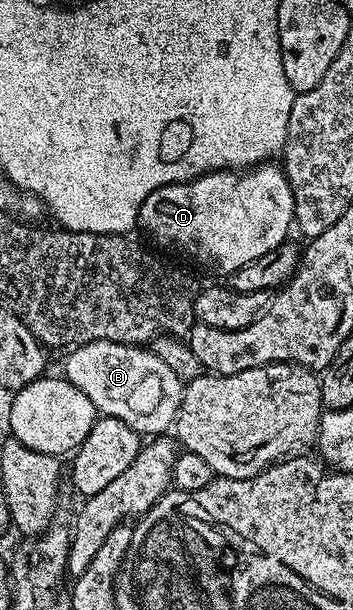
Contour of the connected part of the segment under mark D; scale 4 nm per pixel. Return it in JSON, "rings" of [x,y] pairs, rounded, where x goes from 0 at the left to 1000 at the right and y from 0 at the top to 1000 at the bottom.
{"rings":[[[739,267],[708,277],[623,277],[612,284],[578,284],[544,297],[448,307],[408,328],[397,341],[394,374],[411,375],[465,408],[490,408],[521,421],[535,421],[555,434],[569,434],[589,448],[615,448],[615,456],[643,456],[646,449],[720,431],[725,425],[776,411],[813,397],[816,374],[833,369],[833,320],[822,313],[816,289],[782,267]]]}

